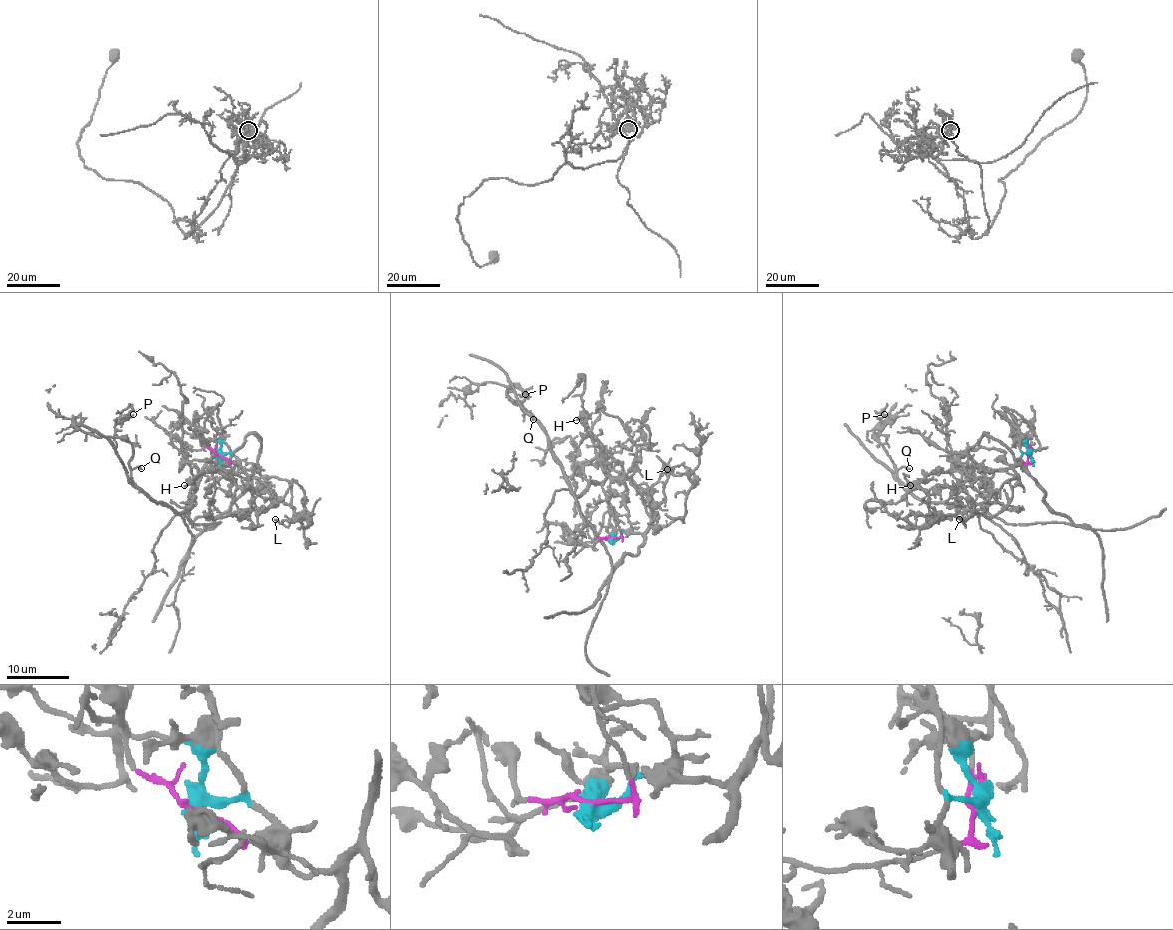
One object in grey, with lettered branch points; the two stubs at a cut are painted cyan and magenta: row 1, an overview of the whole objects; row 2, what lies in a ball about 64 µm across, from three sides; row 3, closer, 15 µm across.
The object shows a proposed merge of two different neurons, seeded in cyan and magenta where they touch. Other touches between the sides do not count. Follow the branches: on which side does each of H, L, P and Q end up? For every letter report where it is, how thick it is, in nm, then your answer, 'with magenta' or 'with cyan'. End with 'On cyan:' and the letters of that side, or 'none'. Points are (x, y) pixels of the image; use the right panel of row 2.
H: (910, 485) | 180 nm | with cyan
L: (959, 519) | 170 nm | with cyan
P: (884, 414) | 140 nm | with magenta
Q: (909, 468) | 130 nm | with magenta
On cyan: H, L

